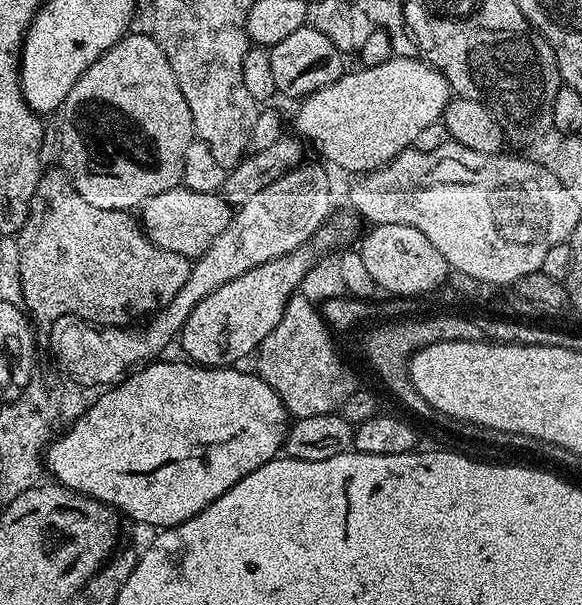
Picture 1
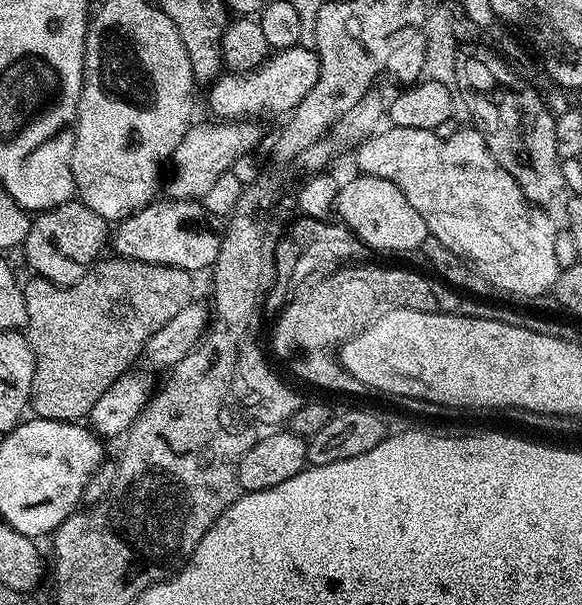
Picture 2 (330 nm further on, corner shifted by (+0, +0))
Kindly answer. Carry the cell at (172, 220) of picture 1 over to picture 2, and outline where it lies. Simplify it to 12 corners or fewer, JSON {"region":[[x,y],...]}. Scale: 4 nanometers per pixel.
{"region":[[79,202],[41,212],[22,245],[35,275],[78,282],[109,221]]}

